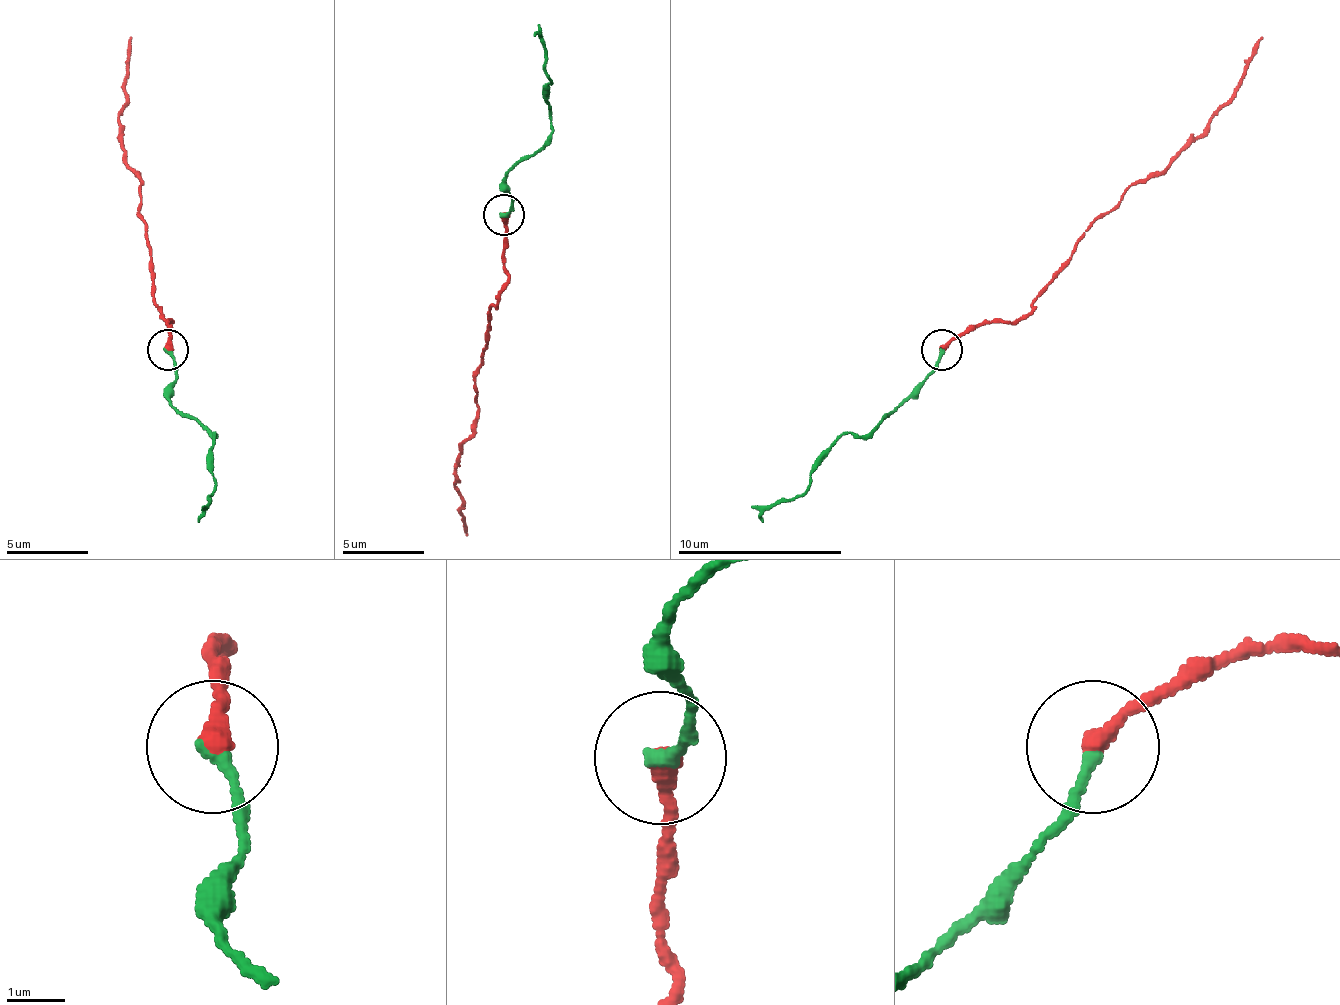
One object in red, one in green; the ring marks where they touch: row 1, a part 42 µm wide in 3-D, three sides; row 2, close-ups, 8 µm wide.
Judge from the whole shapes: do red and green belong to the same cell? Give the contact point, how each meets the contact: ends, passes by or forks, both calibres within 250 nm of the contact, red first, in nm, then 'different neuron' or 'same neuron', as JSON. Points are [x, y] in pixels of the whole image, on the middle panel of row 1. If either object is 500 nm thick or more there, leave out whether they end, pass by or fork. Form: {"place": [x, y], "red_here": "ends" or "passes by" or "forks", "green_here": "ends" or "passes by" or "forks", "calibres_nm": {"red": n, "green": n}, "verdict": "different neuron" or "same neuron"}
{"place": [504, 215], "red_here": "ends", "green_here": "ends", "calibres_nm": {"red": 360, "green": 220}, "verdict": "different neuron"}

